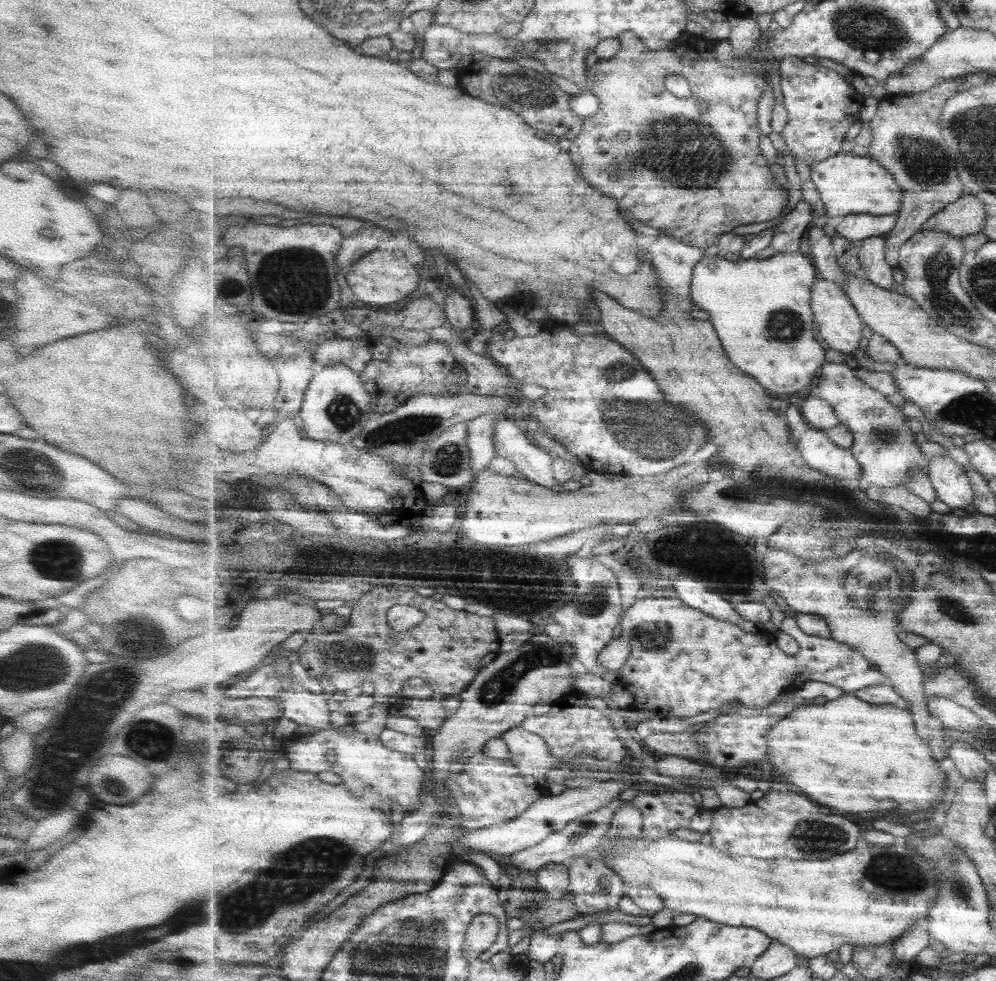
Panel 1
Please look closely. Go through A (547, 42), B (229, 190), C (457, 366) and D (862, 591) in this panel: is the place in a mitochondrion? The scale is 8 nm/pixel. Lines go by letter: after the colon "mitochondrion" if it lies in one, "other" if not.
A: mitochondrion
B: other
C: other
D: mitochondrion

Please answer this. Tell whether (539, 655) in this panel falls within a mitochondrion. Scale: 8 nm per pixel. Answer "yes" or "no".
yes

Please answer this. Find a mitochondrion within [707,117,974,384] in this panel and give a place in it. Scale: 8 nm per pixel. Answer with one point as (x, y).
(923, 162)

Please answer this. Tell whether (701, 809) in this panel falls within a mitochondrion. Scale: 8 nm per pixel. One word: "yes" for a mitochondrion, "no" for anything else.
no

